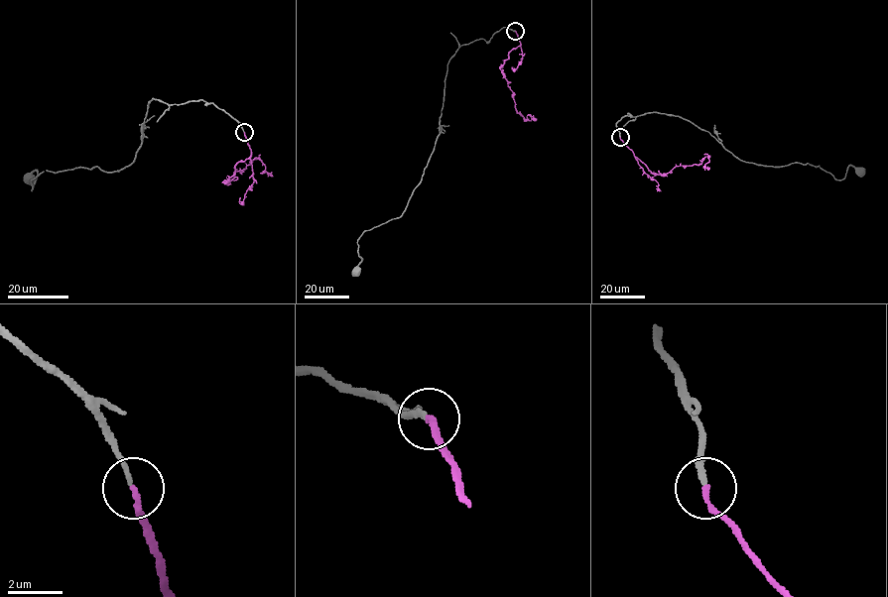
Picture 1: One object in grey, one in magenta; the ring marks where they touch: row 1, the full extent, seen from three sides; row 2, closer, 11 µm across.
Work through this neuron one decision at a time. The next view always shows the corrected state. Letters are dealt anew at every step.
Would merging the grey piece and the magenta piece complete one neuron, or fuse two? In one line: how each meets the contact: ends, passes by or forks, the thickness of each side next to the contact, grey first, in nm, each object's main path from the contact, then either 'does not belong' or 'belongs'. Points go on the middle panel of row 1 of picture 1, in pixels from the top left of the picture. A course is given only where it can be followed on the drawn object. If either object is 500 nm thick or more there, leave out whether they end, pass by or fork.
grey ends | magenta ends | 190/190 nm | grey via (515, 31), (461, 45), (450, 59), (422, 180), (400, 217), (357, 240), (356, 272) | magenta via (515, 31), (520, 45), (509, 53), (500, 68), (512, 91), (517, 112), (527, 120), (531, 116), (537, 120) | belongs

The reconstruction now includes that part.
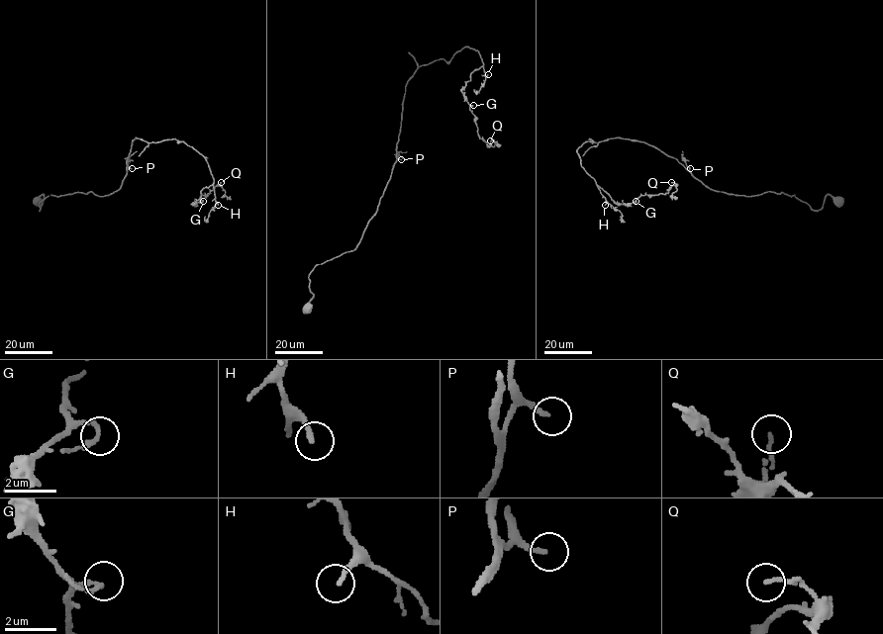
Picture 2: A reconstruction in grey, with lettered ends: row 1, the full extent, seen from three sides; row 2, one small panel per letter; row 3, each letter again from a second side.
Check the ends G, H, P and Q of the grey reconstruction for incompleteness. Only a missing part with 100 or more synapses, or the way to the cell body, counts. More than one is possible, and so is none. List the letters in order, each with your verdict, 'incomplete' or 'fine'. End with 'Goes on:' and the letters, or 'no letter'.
G: fine
H: incomplete
P: fine
Q: fine
Goes on: H

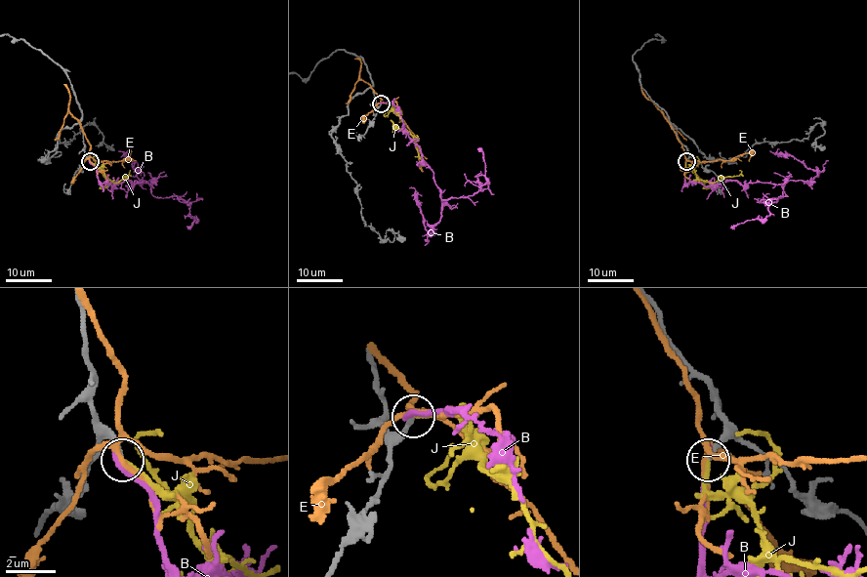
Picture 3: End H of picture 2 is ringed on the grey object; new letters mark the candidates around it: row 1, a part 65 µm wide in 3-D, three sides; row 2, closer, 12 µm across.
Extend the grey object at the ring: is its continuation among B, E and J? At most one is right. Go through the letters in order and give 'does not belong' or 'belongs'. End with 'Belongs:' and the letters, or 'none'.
B: does not belong
E: does not belong
J: belongs
Belongs: J

